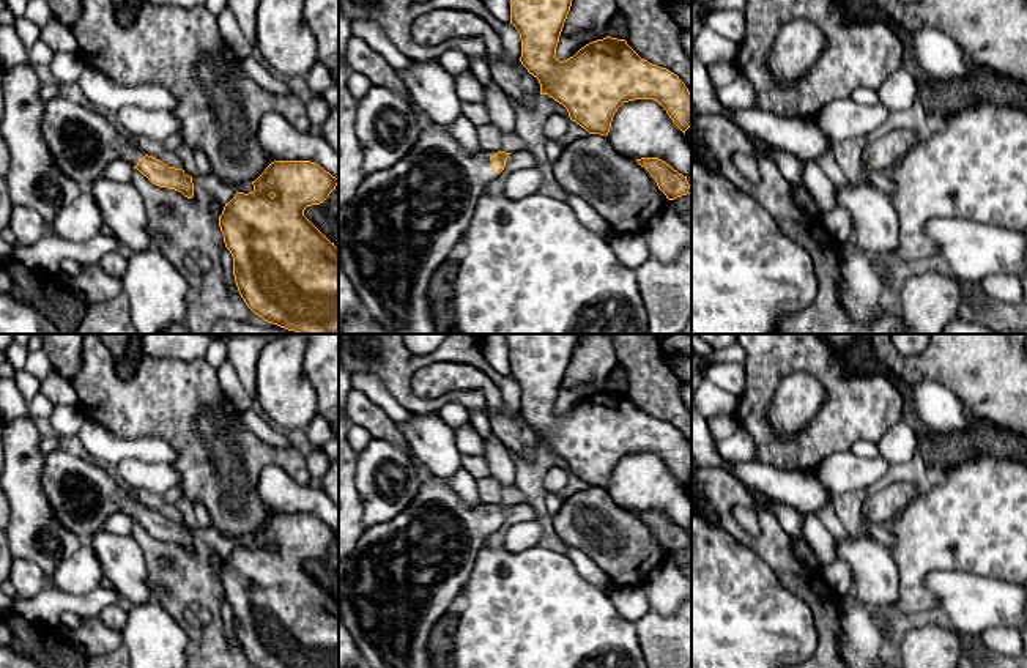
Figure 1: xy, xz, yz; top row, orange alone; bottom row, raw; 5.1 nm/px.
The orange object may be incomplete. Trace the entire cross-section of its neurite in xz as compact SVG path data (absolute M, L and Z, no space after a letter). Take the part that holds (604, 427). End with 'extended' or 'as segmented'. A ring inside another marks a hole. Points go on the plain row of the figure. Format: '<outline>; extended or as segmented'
M507 334L510 348L510 377L521 392L521 418L540 436L540 447L562 457L572 474L589 487L608 488L617 462L628 454L657 454L673 476L685 487L691 479L691 446L677 427L641 411L625 392L606 389L581 400L573 410L559 414L556 400L572 359L573 348L583 334Z; as segmented

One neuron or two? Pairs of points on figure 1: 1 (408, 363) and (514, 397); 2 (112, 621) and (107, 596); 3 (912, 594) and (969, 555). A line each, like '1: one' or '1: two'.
1: one
2: two
3: one

